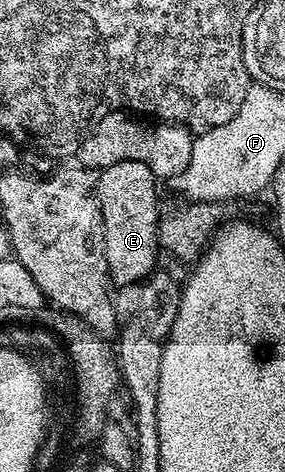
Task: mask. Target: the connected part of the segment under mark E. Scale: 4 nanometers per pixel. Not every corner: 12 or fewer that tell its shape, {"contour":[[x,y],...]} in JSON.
{"contour":[[150,165],[98,175],[115,287],[155,273],[158,186]]}

